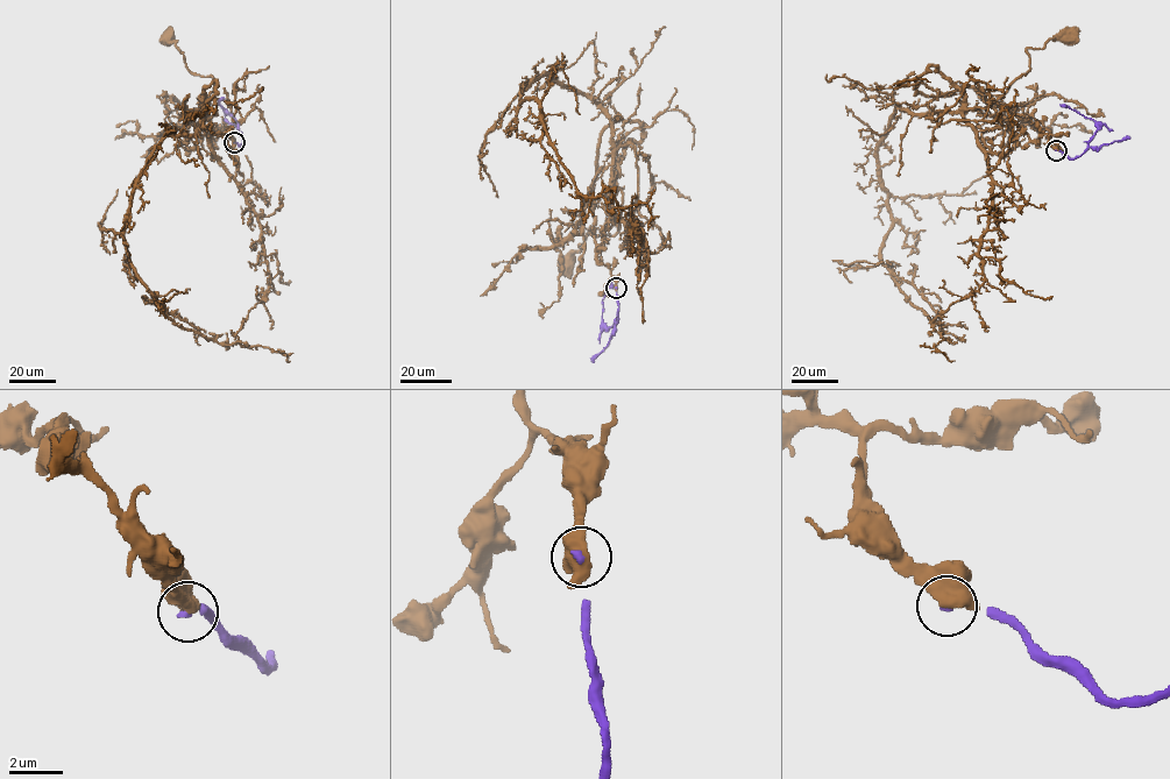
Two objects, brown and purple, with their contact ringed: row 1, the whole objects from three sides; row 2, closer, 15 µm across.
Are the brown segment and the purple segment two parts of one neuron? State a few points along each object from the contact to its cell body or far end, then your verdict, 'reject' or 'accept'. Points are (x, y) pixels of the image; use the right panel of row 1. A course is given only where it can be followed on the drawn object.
brown runs (1056, 150), (972, 87), (915, 80), (934, 65), (987, 108), (1027, 49), (1066, 40); purple runs (1056, 150), (1070, 158), (1078, 157), (1098, 126), (1092, 120), (1059, 104); reject

